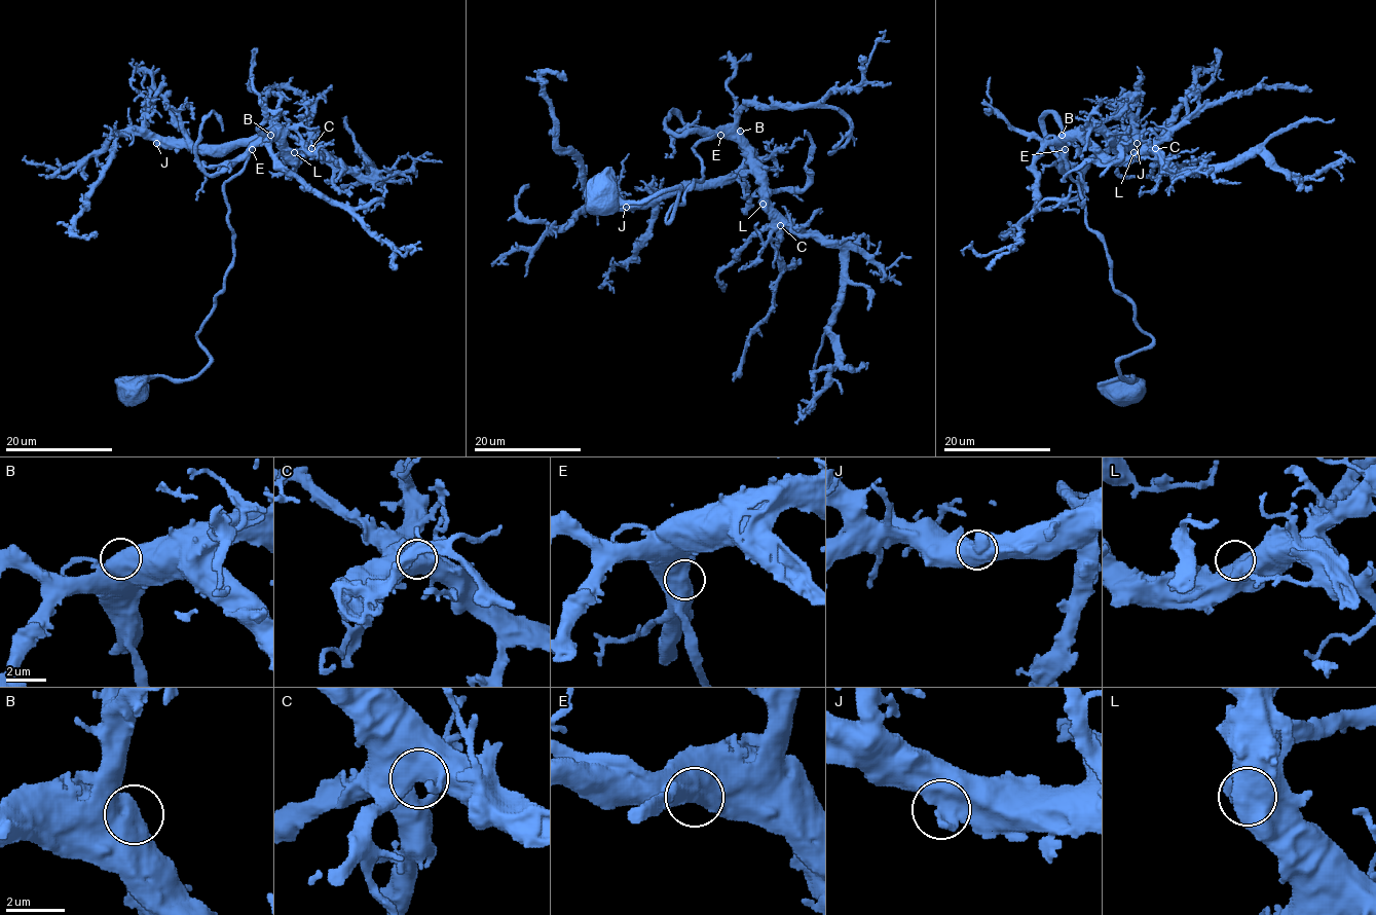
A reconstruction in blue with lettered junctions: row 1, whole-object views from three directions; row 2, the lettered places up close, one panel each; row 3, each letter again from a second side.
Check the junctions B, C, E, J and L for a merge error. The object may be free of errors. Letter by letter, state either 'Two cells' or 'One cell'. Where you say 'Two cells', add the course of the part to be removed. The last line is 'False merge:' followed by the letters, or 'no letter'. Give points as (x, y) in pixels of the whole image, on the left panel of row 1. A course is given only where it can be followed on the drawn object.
B: One cell
C: One cell
E: One cell
J: One cell
L: One cell
False merge: no letter

